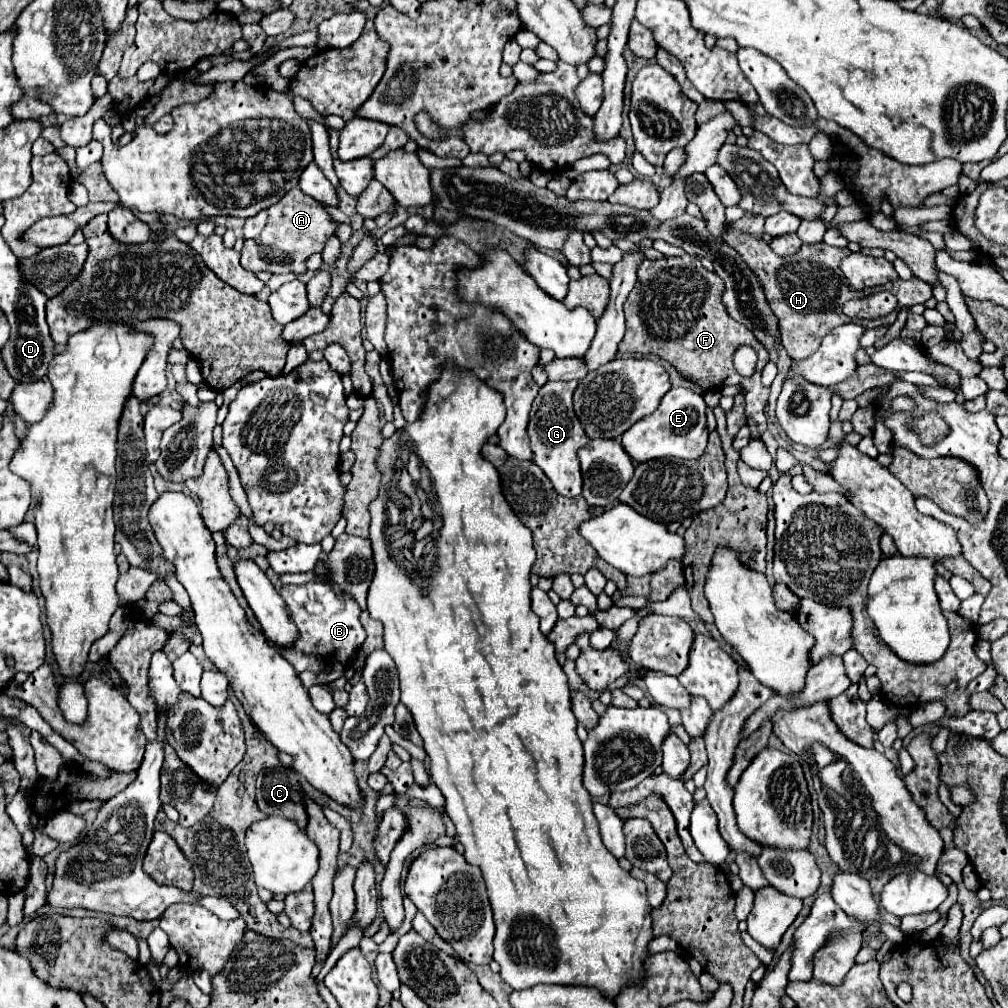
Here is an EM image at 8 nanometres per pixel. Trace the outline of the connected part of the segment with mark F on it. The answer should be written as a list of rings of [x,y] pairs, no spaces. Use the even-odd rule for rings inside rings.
[[[691,255],[665,257],[665,259],[657,259],[657,261],[645,259],[639,265],[637,277],[639,277],[637,285],[625,301],[627,331],[625,331],[625,337],[619,345],[619,353],[653,353],[661,359],[667,359],[669,363],[673,363],[677,367],[679,373],[689,377],[703,391],[709,391],[711,387],[725,387],[725,385],[743,383],[743,387],[747,389],[745,399],[743,399],[745,401],[745,419],[753,421],[759,435],[763,435],[767,429],[765,407],[767,407],[767,399],[769,399],[769,387],[761,385],[761,369],[765,367],[769,353],[763,349],[763,345],[757,341],[757,337],[753,337],[753,333],[749,329],[745,329],[739,321],[729,317],[725,303],[721,301],[721,289],[725,289],[725,283],[721,281],[721,277],[717,277],[717,273],[713,273],[713,271],[707,271],[699,263],[699,259],[691,257]],[[737,345],[751,345],[759,355],[757,369],[755,369],[751,379],[743,379],[731,363],[731,357],[733,357],[733,351],[737,349]]]

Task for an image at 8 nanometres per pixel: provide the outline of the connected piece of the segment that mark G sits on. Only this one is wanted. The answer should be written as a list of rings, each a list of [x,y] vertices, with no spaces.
[[[547,381],[531,409],[531,421],[529,421],[529,439],[531,439],[531,449],[535,453],[535,463],[545,471],[545,475],[551,479],[555,491],[565,497],[577,497],[581,495],[581,467],[577,461],[577,451],[583,447],[589,437],[583,431],[579,419],[575,417],[573,411],[573,391],[577,387],[577,381]]]

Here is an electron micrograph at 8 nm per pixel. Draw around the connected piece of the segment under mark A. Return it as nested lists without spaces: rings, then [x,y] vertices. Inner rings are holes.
[[[293,187],[277,205],[269,211],[269,221],[263,233],[257,239],[247,239],[241,251],[241,265],[249,271],[271,271],[271,273],[289,273],[295,271],[297,275],[305,273],[305,259],[311,253],[321,253],[327,237],[335,233],[333,219],[319,207],[319,201],[301,193],[301,189]]]

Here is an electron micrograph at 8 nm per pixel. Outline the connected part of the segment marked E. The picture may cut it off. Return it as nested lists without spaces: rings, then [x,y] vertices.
[[[675,387],[665,393],[659,407],[649,415],[637,421],[629,433],[621,437],[625,451],[635,461],[649,461],[661,457],[677,457],[677,459],[697,459],[707,447],[707,425],[705,425],[705,401],[703,395],[689,387]]]

